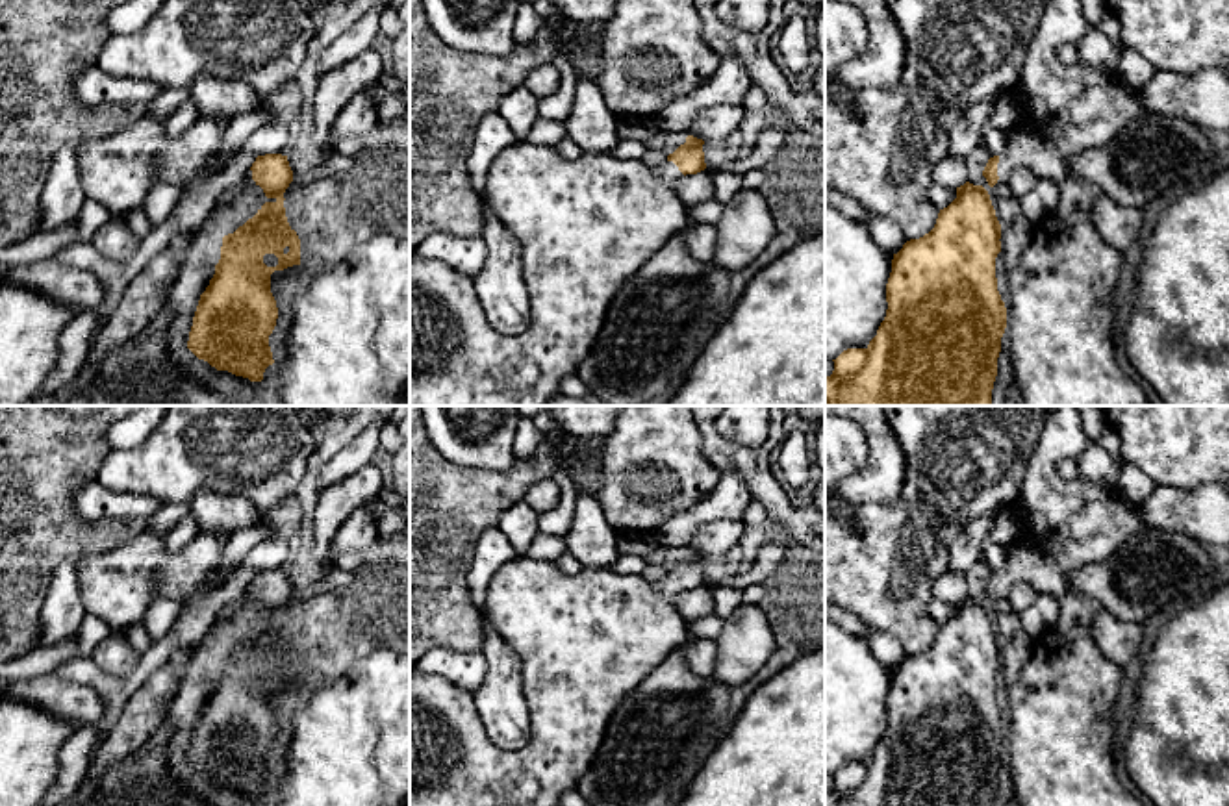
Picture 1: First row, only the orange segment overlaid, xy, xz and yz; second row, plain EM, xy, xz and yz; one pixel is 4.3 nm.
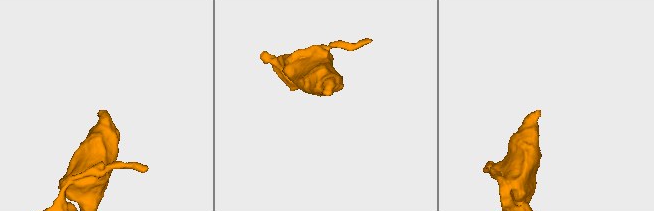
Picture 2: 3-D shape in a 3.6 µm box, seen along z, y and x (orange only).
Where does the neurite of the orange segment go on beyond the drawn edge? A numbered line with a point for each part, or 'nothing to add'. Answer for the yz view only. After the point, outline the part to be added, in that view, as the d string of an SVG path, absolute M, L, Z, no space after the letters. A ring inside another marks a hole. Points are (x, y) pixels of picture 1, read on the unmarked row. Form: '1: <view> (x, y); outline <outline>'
1: yz (1070, 525); outline M1057 406L1042 428L1014 502L1027 521L1007 547L995 600L1007 598L1016 584L1060 598L1071 587L1075 571L1103 561L1147 528L1138 506L1112 498L1110 487L1060 476L1057 463L1075 458L1088 445L1079 409Z

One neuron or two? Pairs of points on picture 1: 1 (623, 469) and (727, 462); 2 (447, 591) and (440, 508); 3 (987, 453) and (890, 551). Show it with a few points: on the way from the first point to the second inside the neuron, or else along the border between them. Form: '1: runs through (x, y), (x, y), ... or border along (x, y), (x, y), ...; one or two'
1: border along (696, 425), (703, 454), (722, 473); two
2: runs through (440, 571), (440, 528); one
3: runs through (962, 477), (914, 527); one

